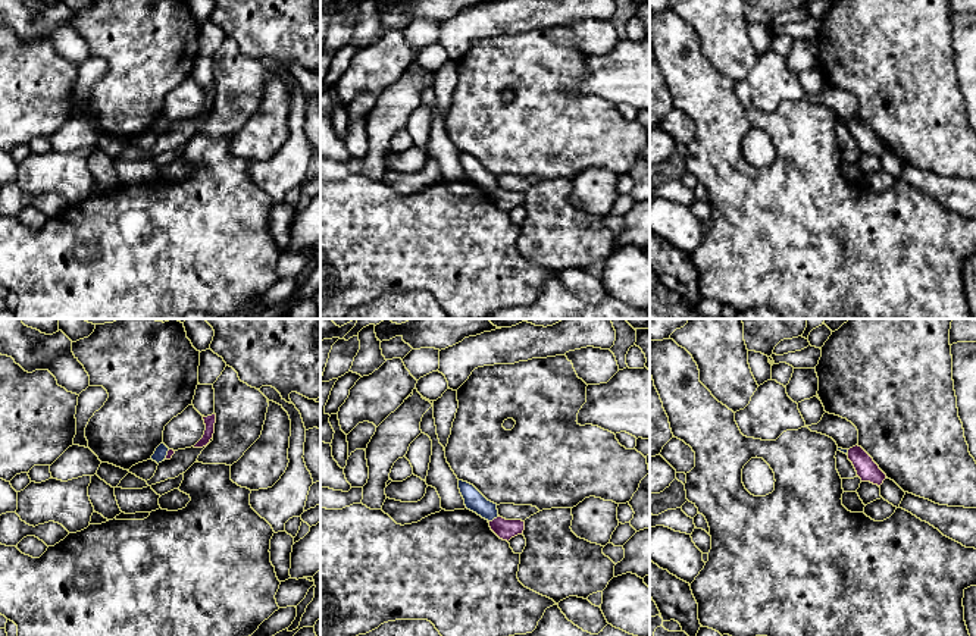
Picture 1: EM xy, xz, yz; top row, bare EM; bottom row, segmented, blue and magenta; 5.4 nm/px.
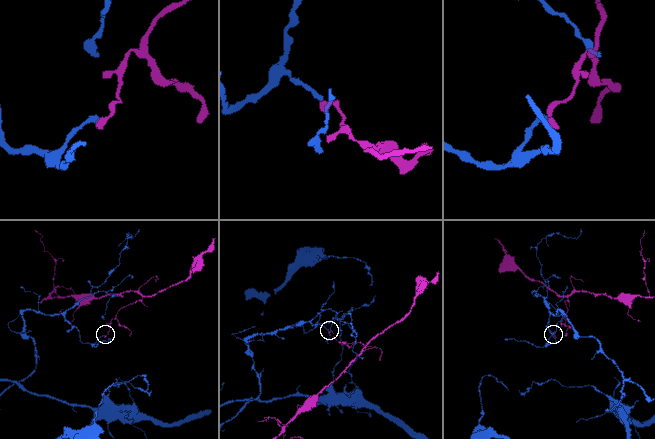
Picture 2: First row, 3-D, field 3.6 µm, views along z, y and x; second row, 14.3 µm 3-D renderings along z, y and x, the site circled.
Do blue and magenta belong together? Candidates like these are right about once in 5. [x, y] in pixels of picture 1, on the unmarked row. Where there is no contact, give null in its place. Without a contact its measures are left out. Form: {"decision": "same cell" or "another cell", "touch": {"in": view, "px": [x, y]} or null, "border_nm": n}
{"decision": "another cell", "touch": {"in": "xz", "px": [493, 190]}, "border_nm": 70}

